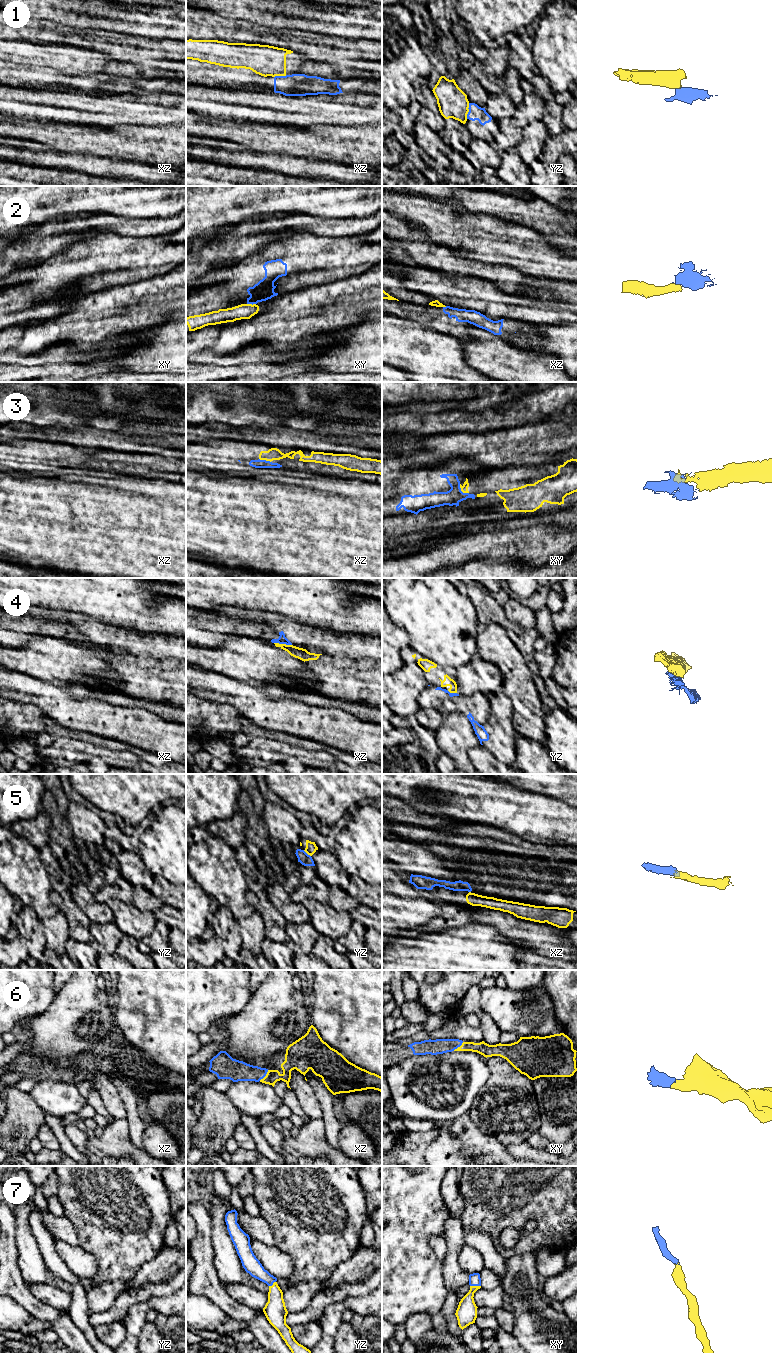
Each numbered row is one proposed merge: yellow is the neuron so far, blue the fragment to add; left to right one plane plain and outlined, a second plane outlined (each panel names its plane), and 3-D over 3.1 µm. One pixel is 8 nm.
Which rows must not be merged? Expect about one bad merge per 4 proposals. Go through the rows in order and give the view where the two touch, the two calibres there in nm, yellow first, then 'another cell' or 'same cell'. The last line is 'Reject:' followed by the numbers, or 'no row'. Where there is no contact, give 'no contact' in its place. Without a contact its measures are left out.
1: contact in yz; calibres 240 and 110 nm; another cell
2: contact in xy; calibres 130 and 160 nm; same cell
3: contact in xy; calibres 60 and 130 nm; same cell
4: contact in xz; calibres 90 and 70 nm; another cell
5: contact in yz; calibres 90 and 90 nm; same cell
6: contact in xz; calibres 130 and 170 nm; same cell
7: contact in xy; calibres 170 and 100 nm; same cell
Reject: 1, 4

